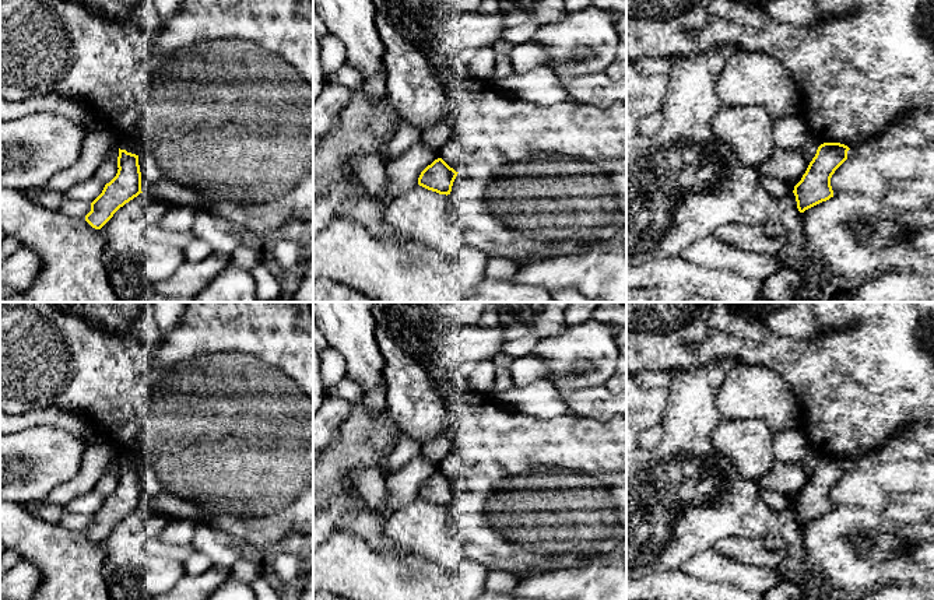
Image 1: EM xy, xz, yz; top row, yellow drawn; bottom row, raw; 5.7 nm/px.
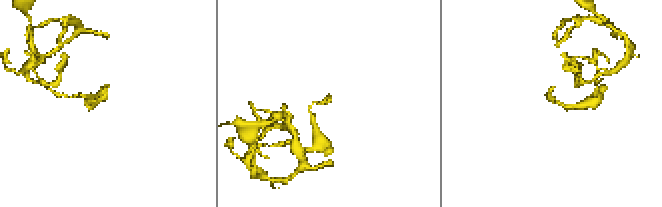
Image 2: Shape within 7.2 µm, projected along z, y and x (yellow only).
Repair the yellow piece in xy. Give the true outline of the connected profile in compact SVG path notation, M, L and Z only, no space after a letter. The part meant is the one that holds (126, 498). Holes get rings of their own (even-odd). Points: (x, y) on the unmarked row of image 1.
M119 462L117 481L116 490L105 498L85 529L95 543L101 543L120 520L143 506L138 469Z

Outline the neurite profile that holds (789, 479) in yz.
M815 450L797 463L786 463L775 459L770 470L756 484L761 490L772 490L794 501L805 487L818 460L819 457Z

